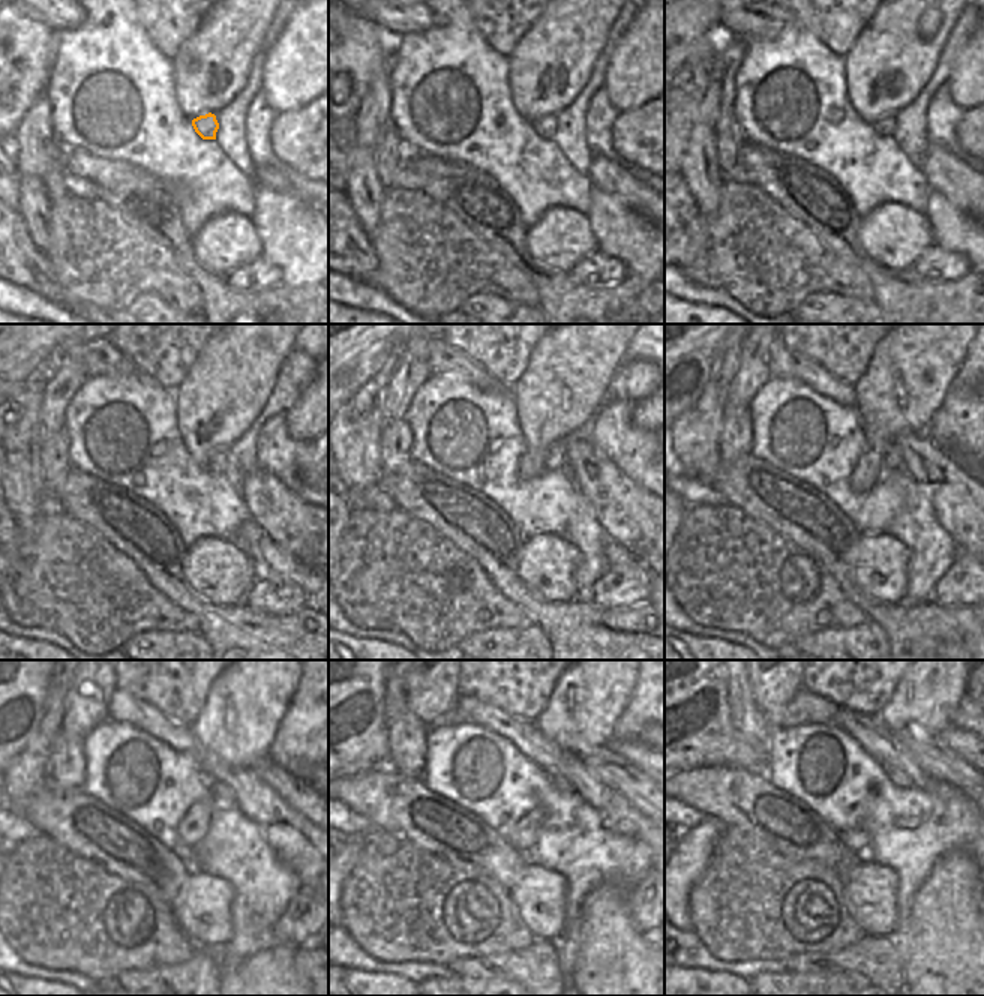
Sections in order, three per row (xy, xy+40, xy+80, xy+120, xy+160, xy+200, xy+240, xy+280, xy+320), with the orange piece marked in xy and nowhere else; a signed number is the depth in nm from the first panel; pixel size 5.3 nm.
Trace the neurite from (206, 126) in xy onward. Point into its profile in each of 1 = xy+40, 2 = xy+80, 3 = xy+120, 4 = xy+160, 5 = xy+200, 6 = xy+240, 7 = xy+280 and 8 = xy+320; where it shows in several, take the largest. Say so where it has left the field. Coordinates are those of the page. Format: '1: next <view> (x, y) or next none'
1: next xy+40 (545, 126)
2: next xy+80 (884, 126)
3: next xy+120 (216, 461)
4: next xy+160 (555, 459)
5: next xy+200 (891, 458)
6: next xy+240 (221, 795)
7: next xy+280 (560, 782)
8: next xy+320 (896, 776)

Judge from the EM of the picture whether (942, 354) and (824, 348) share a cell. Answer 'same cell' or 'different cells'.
different cells

